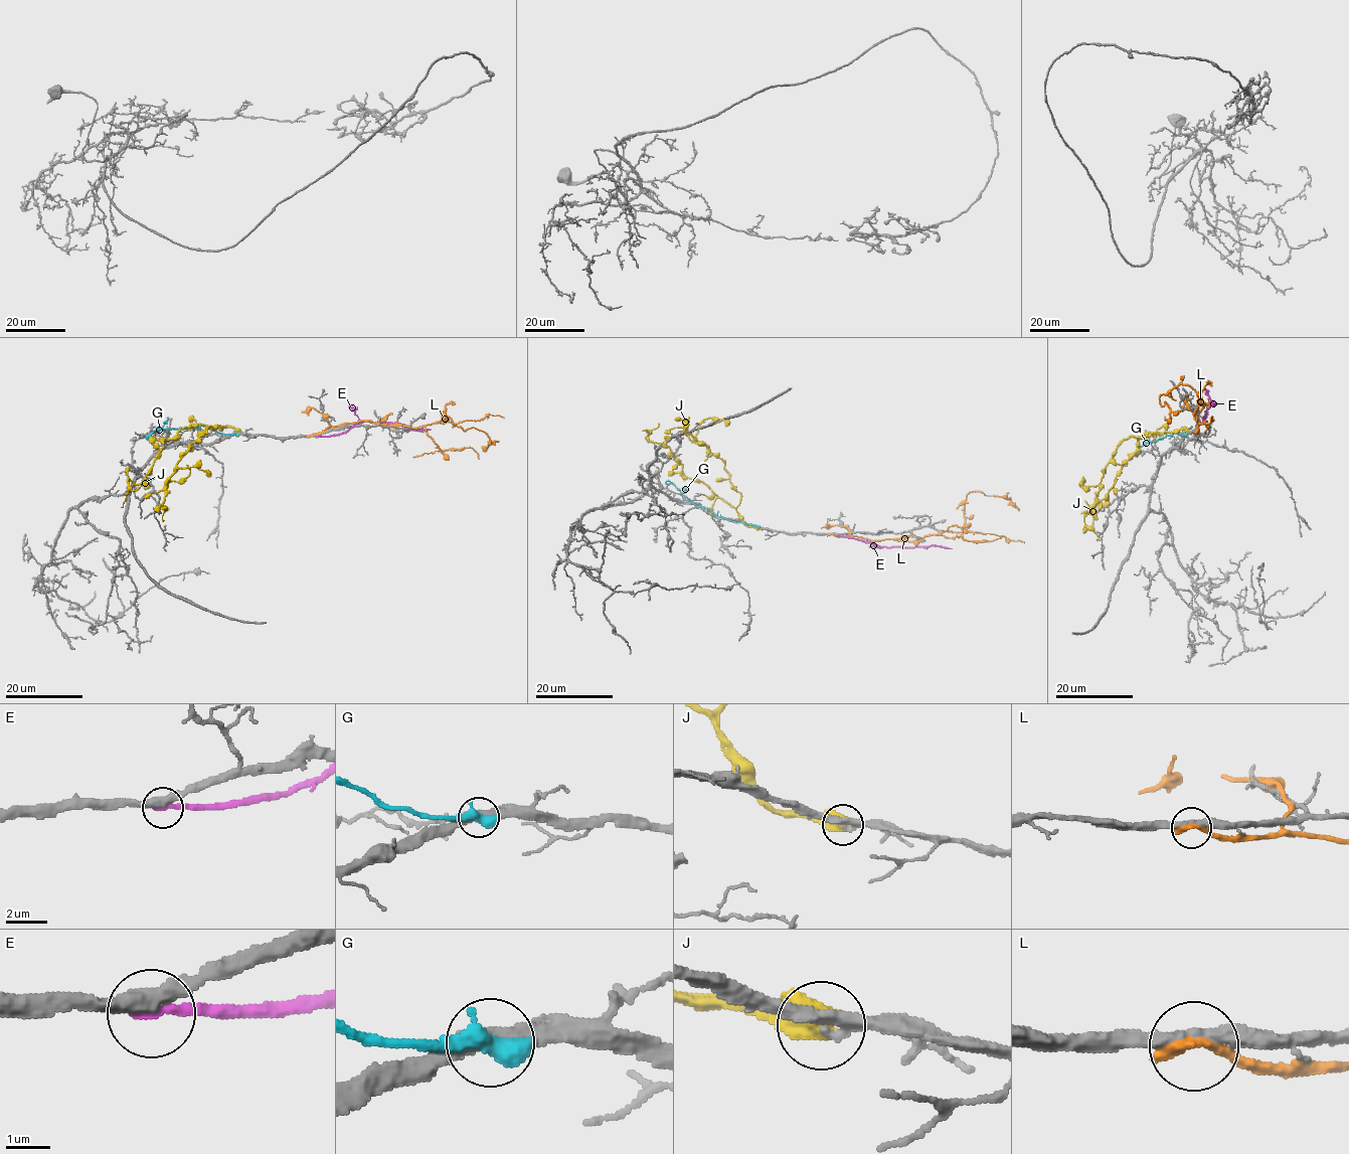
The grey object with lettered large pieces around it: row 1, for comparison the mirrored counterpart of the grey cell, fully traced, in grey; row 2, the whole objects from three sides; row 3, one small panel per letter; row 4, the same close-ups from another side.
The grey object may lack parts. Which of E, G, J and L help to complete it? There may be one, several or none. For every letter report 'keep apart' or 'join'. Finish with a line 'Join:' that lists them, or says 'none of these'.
E: keep apart
G: keep apart
J: keep apart
L: keep apart
Join: none of these

